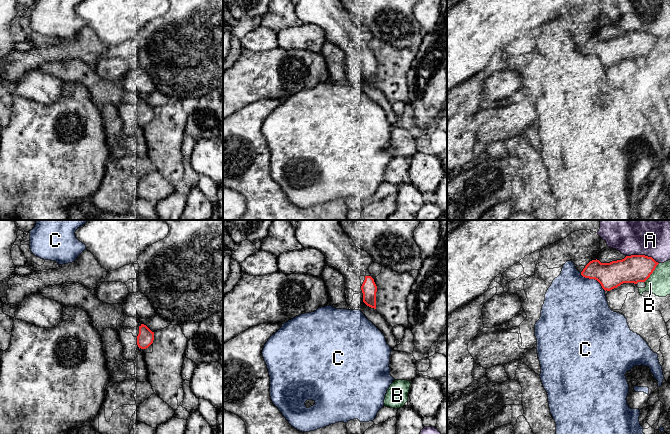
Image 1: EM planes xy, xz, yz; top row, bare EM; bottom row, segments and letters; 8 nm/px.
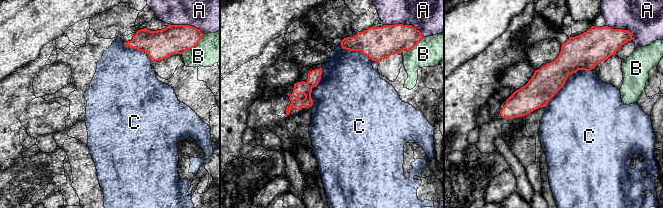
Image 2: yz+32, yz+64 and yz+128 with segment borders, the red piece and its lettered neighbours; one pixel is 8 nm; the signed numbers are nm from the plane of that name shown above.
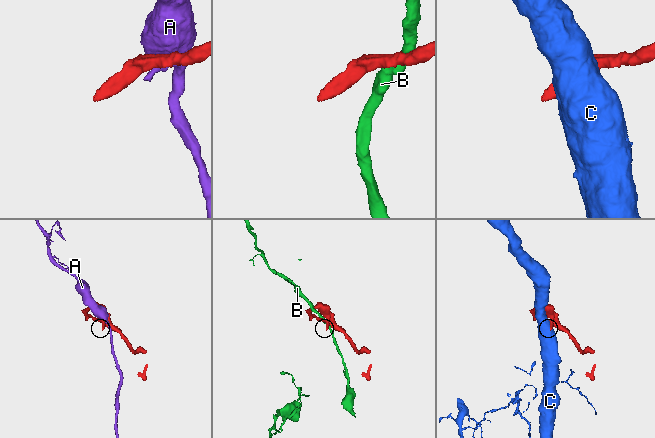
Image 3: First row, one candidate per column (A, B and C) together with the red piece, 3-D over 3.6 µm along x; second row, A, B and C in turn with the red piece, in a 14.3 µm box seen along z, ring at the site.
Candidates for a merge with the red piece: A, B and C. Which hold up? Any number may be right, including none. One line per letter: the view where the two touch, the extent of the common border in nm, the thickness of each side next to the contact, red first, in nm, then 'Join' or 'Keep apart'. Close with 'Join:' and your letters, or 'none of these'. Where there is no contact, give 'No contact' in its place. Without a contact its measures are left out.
A: Touches red in yz. Shared border 280 nm. Thickness 220 nm (red) against 500 nm. Keep apart
B: Touches red in yz. Shared border 200 nm. Thickness 220 nm (red) against 180 nm. Keep apart
C: Touches red in yz. Shared border 240 nm. Thickness 200 nm (red) against 460 nm. Keep apart
Join: none of these

